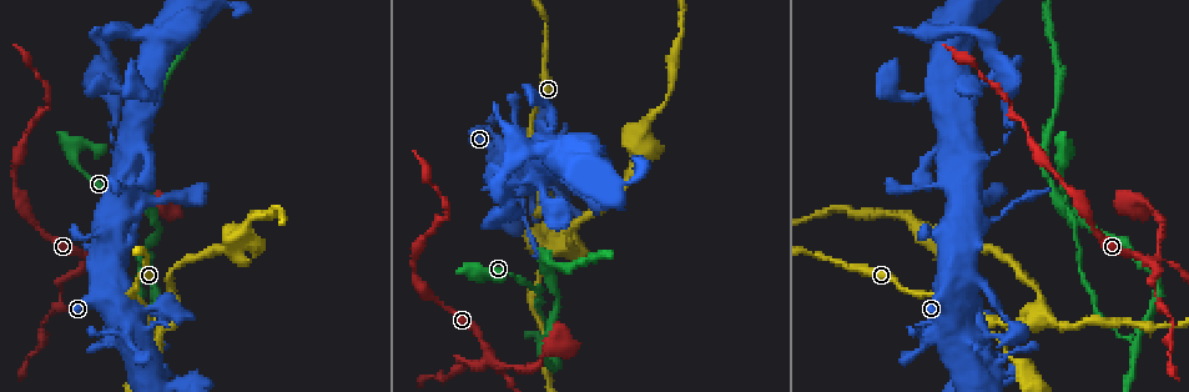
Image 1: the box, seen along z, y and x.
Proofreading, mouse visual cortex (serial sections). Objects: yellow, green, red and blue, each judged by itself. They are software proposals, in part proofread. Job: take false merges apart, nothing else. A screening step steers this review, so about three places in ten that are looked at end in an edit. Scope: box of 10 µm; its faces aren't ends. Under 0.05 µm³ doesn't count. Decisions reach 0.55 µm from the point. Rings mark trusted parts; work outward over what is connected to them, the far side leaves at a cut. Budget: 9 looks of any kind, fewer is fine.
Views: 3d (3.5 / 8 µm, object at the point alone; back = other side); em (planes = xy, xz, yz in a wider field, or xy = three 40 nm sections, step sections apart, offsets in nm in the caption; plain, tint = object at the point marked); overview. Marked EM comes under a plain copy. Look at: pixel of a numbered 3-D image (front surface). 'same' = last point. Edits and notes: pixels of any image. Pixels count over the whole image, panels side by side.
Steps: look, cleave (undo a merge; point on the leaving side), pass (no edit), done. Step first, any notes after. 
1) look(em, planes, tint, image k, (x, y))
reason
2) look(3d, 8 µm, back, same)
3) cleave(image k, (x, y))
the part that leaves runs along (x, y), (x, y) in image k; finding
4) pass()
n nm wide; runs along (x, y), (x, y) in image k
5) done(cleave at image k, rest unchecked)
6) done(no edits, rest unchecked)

look(3d, 3.5 µm, image 1, (172, 323))
three-way junction

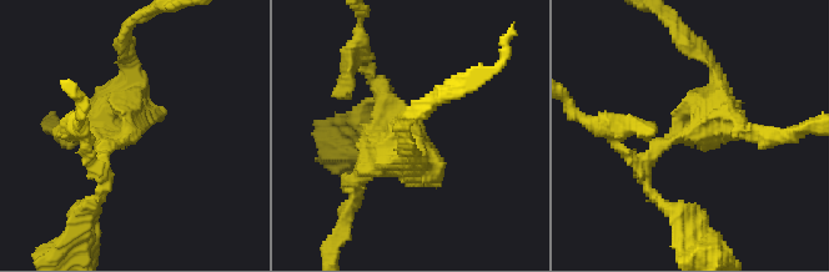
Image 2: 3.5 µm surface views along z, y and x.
look(em, planes, tint, image 2, (127, 137))

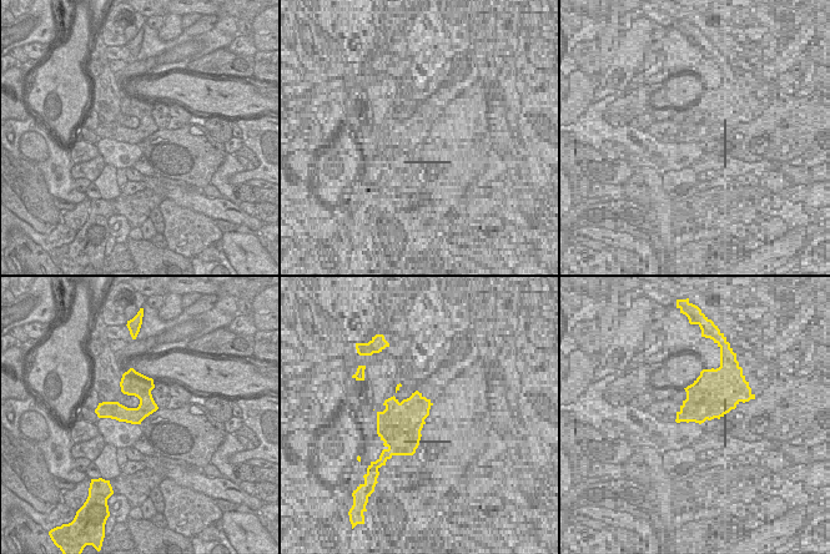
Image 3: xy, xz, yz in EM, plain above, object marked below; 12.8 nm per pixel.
pass()
runs along (624, 151), (644, 162), (696, 127), (714, 70) in image 2; continuous, no second cell

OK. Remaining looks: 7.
look(3d, 3.5 µm, image 1, (1135, 343))
side arm on a straight run

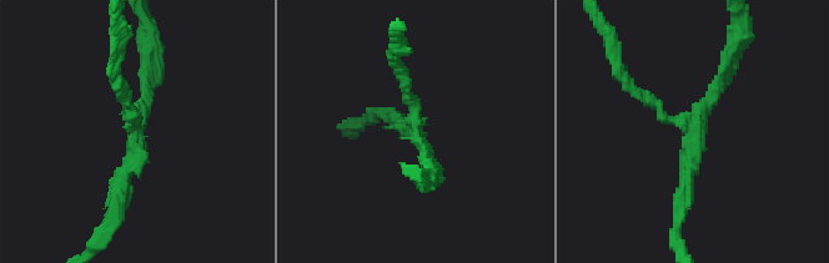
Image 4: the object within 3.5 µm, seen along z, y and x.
look(em, xy, step 3, tint, image 4, (689, 128))
3 arms; arms of 150, 200, 200 nm

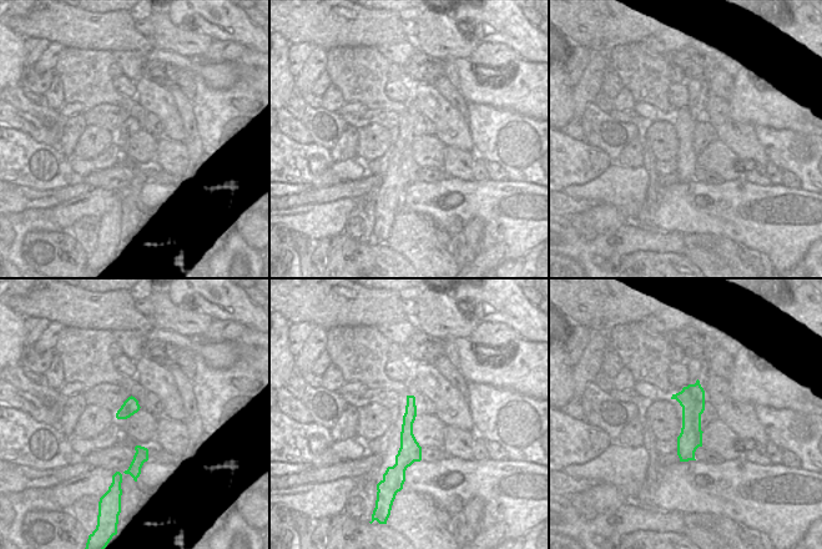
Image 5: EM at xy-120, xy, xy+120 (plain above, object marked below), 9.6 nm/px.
pass()
runs along (397, 64), (428, 166) in image 4; one cell here

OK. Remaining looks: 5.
look(3d, 3.5 µm, image 1, (1149, 264))
sharp bend

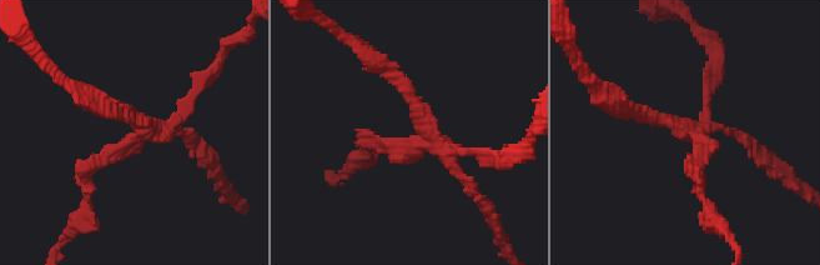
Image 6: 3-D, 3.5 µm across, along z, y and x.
look(em, planes, tint, image 6, (688, 133))
4 arms; arms of 100, 150, 200, 200 nm

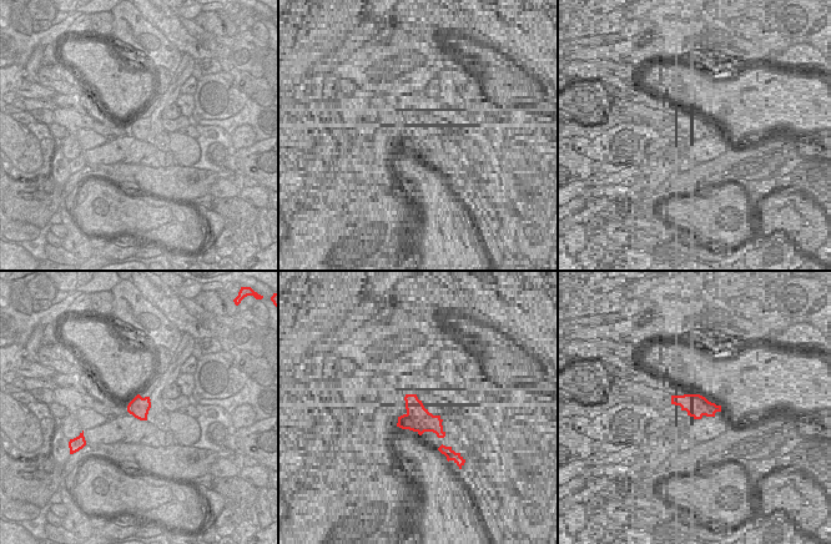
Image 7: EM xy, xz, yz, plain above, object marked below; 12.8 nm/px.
cleave(image 6, (699, 151))
two cells meet here

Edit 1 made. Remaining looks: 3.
look(overview)

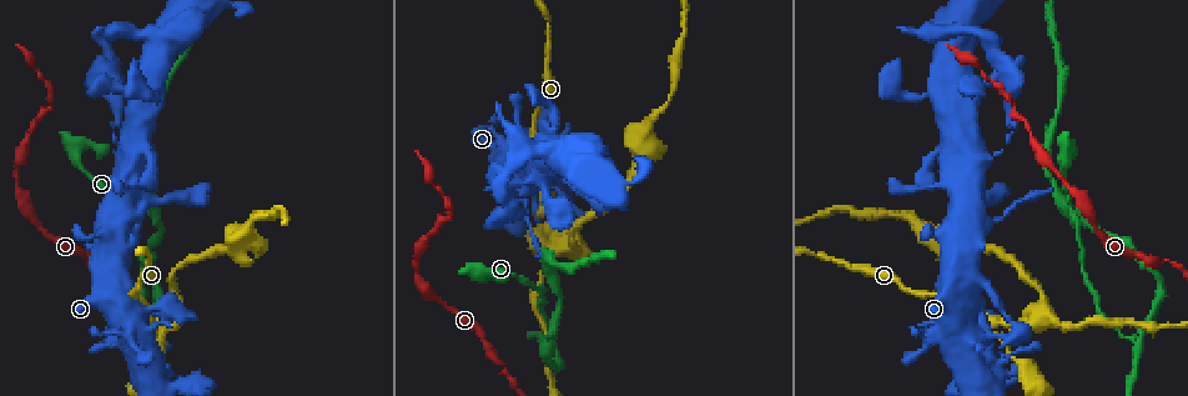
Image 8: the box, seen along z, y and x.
look(3d, 3.5 µm, image 8, (547, 151))
sharp bend

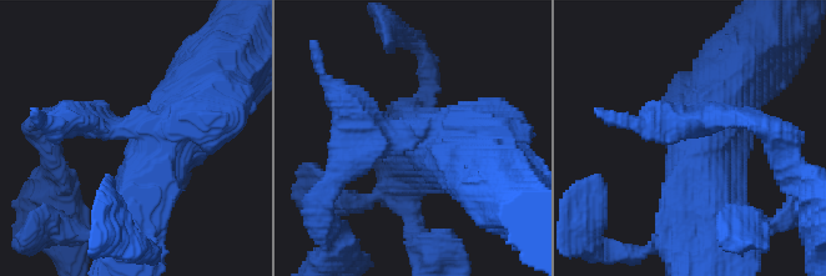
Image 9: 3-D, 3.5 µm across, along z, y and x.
look(em, xy, step 3, tint, image 9, (417, 135))
shape alone is not enough

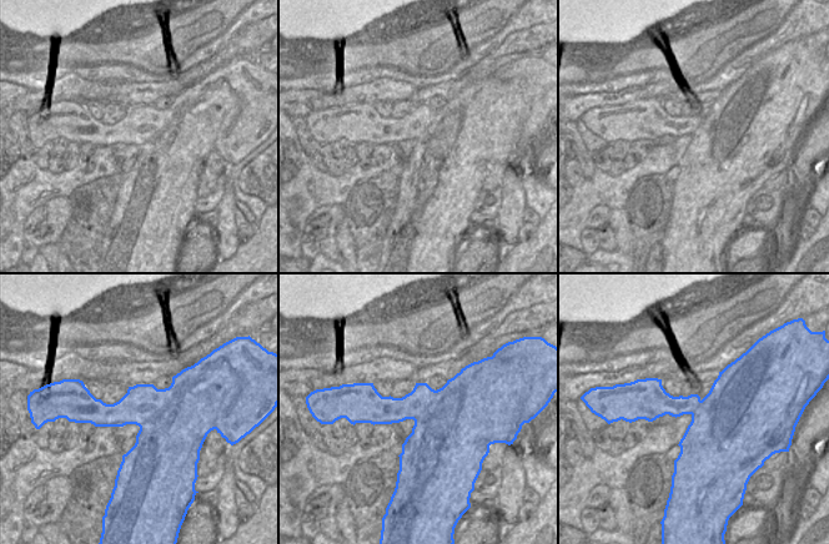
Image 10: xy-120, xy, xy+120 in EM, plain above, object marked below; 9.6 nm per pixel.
cleave(image 9, (92, 134))
the part that leaves runs along (140, 125), (44, 121) in image 9; two cells meet here

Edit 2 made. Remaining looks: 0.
done(cleave at image 6, cleave at image 9, rest unchecked)

